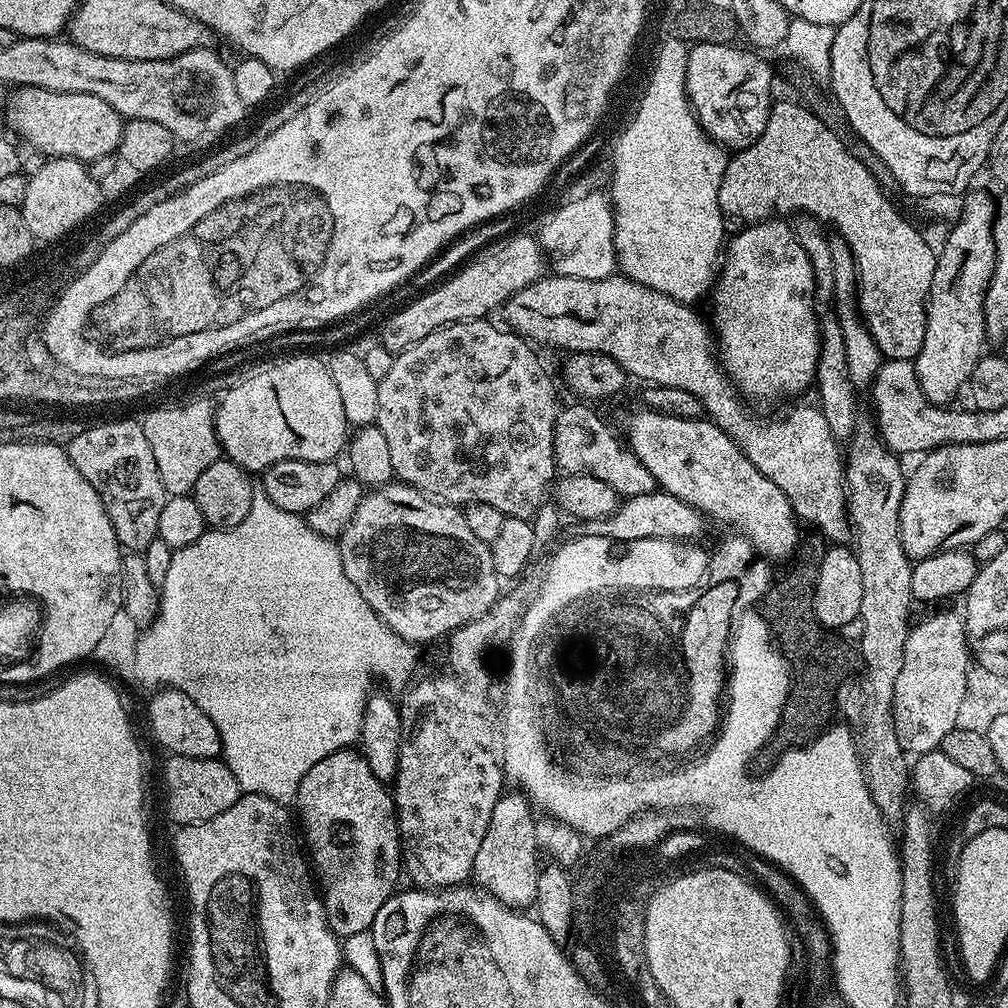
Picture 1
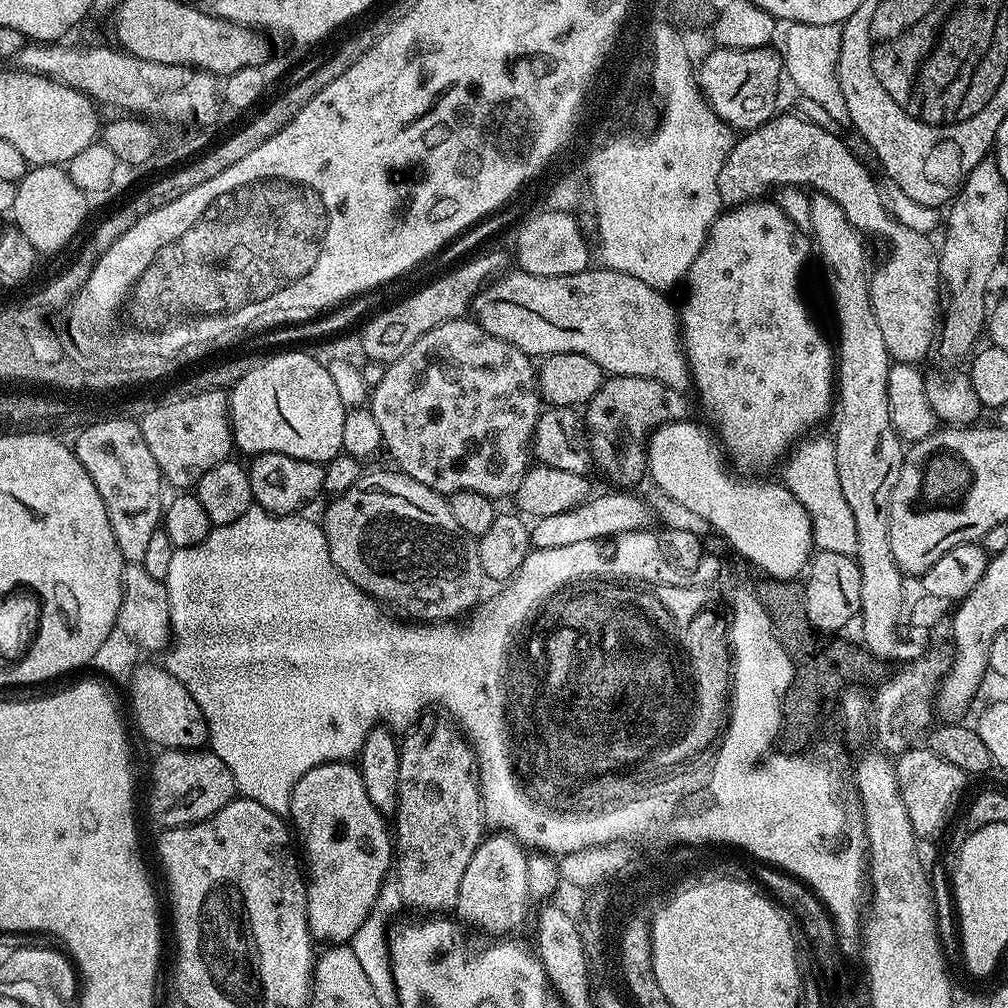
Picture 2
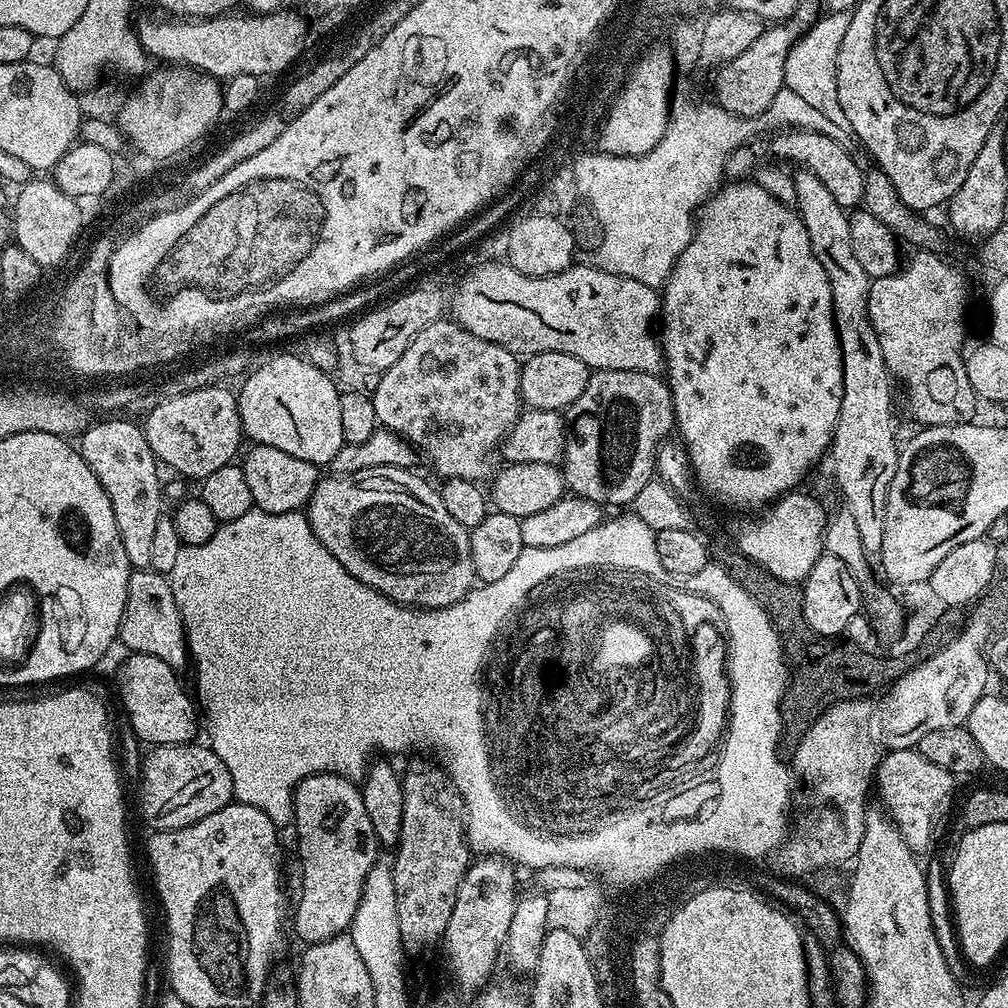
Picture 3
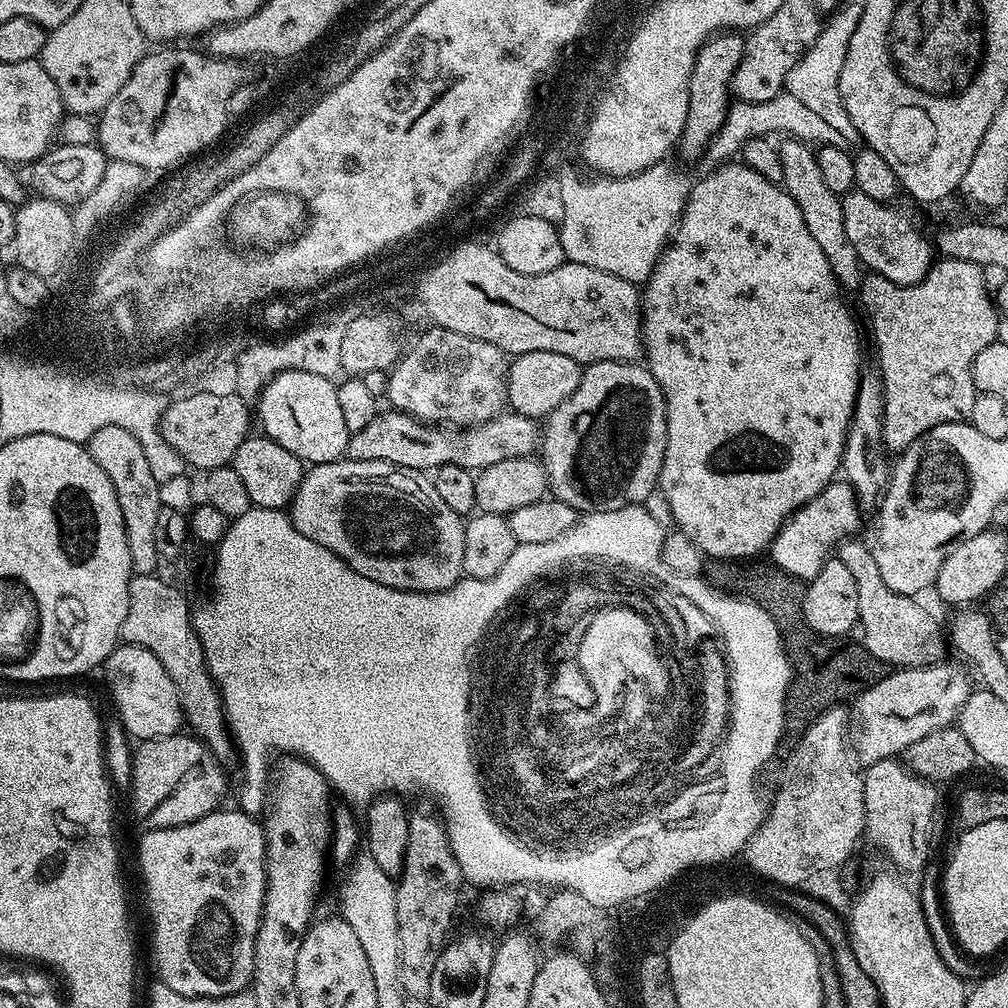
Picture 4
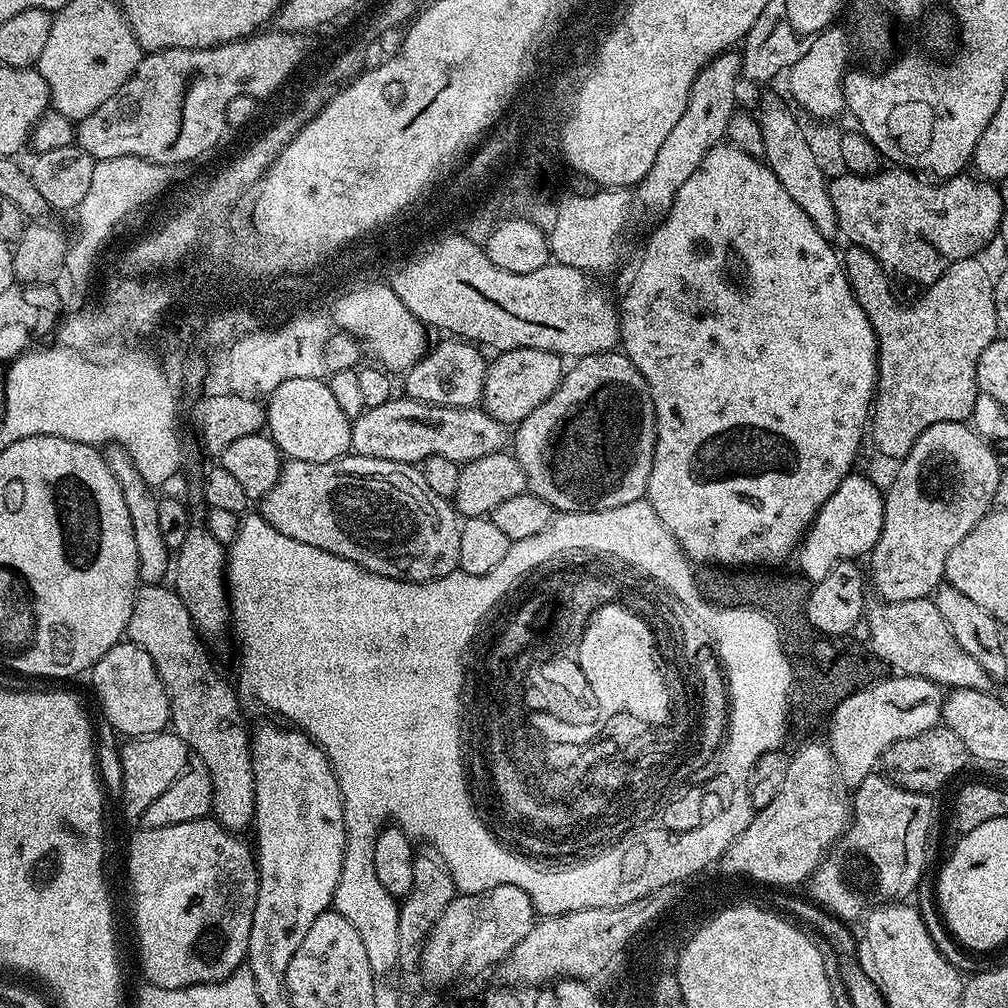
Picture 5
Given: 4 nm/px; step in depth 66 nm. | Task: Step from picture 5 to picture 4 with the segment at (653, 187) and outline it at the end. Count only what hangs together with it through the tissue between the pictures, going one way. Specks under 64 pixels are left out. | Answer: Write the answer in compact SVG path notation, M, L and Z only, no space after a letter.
M725 30L719 34L713 34L698 50L694 70L690 74L688 83L688 113L684 124L684 133L678 141L678 152L681 152L688 160L694 160L698 156L703 157L707 153L708 145L716 136L724 120L728 116L730 107L730 93L734 70L738 70L738 62L742 62L744 53L743 35L732 30Z

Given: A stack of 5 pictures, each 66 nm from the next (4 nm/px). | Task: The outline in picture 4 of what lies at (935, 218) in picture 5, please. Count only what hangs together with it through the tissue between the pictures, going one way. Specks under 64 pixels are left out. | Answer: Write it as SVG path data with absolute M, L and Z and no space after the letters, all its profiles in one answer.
M862 191L845 192L842 196L842 222L846 222L846 238L850 238L850 246L854 246L856 257L869 273L886 278L895 284L910 286L922 282L934 263L934 248L928 240L899 212L891 208L891 203L870 198Z

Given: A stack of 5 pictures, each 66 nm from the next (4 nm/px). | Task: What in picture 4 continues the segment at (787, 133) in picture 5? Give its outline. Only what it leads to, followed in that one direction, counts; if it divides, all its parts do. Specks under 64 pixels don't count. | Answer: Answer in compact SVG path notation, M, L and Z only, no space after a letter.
M784 138L778 144L782 166L782 187L784 191L798 202L798 210L802 210L802 222L806 222L806 230L810 230L814 242L826 254L826 262L830 262L830 270L834 270L836 280L841 289L859 289L862 279L862 265L856 257L854 246L850 246L850 238L846 238L846 222L842 222L842 199L830 186L826 186L826 178L822 178L822 166L818 166L816 152L803 140Z

